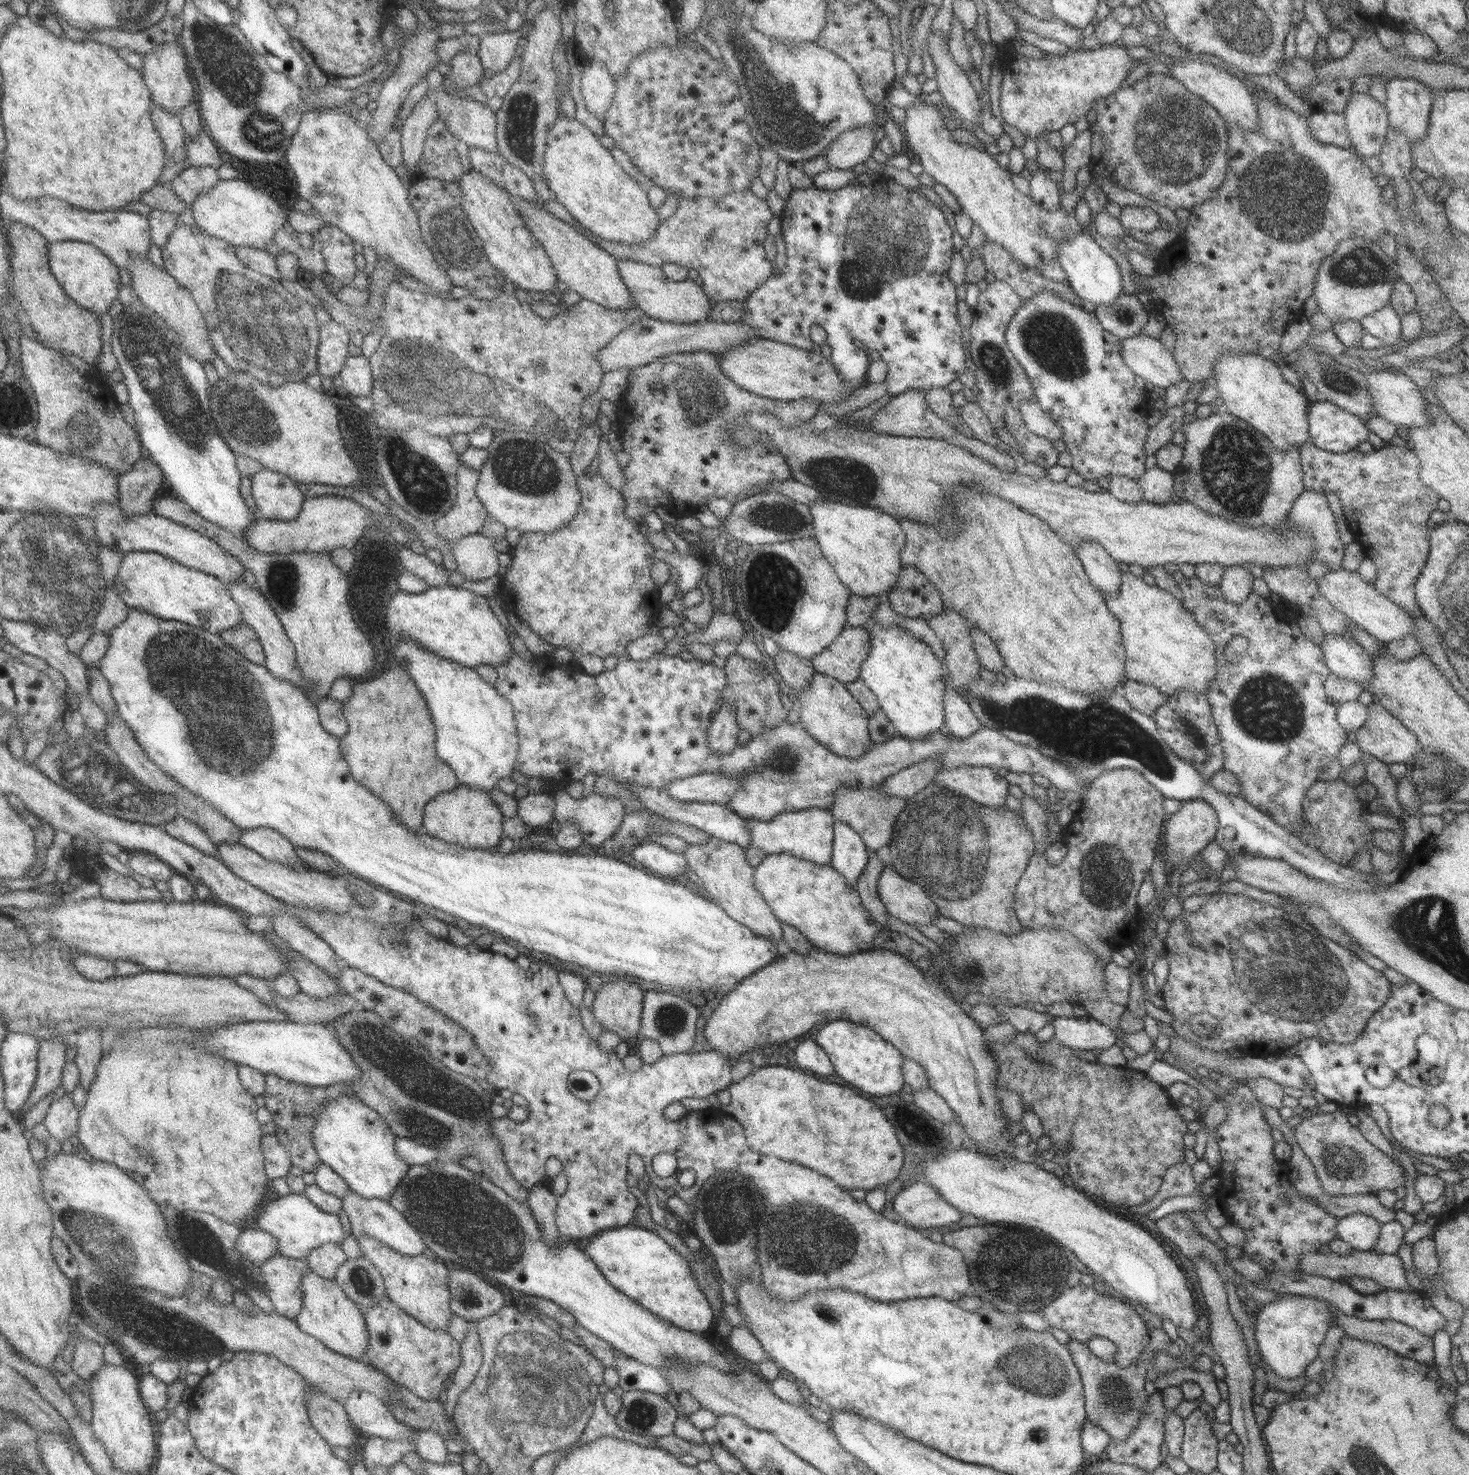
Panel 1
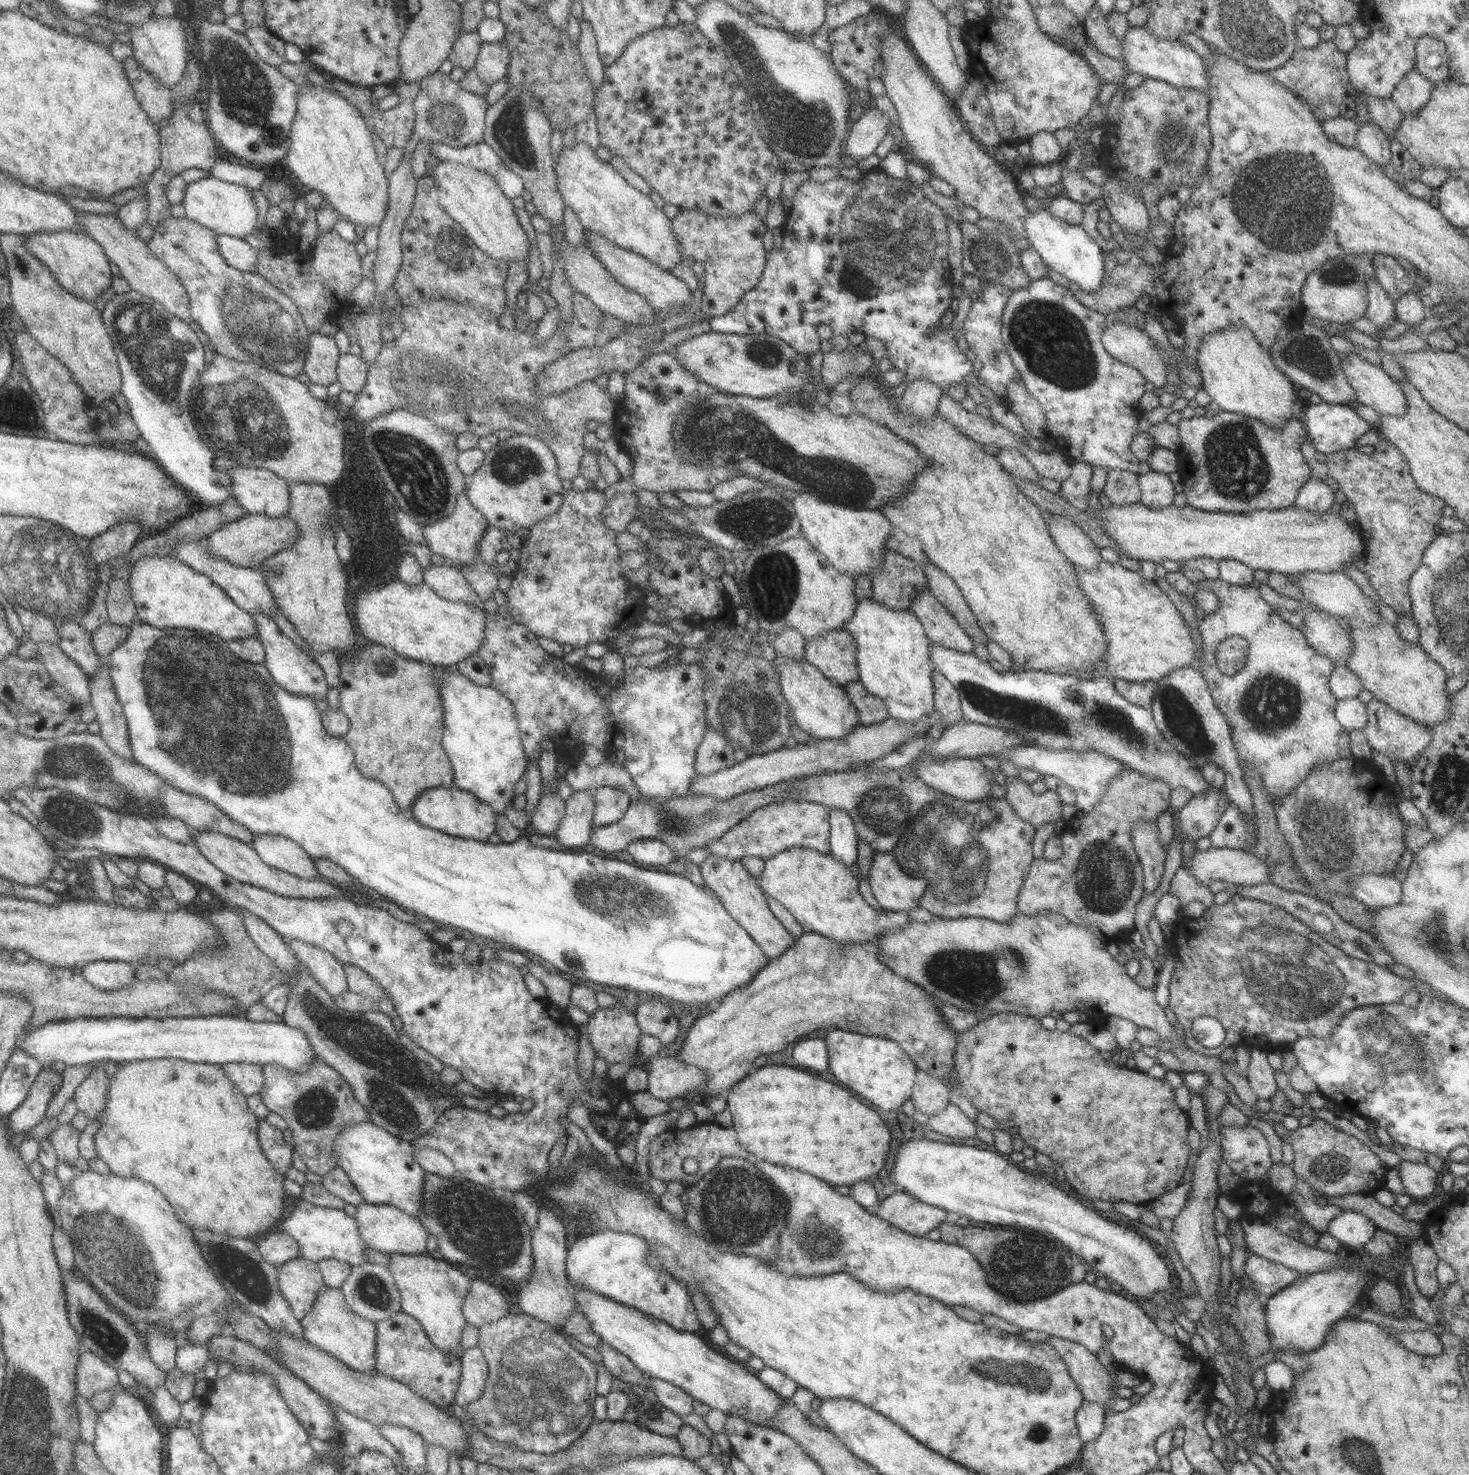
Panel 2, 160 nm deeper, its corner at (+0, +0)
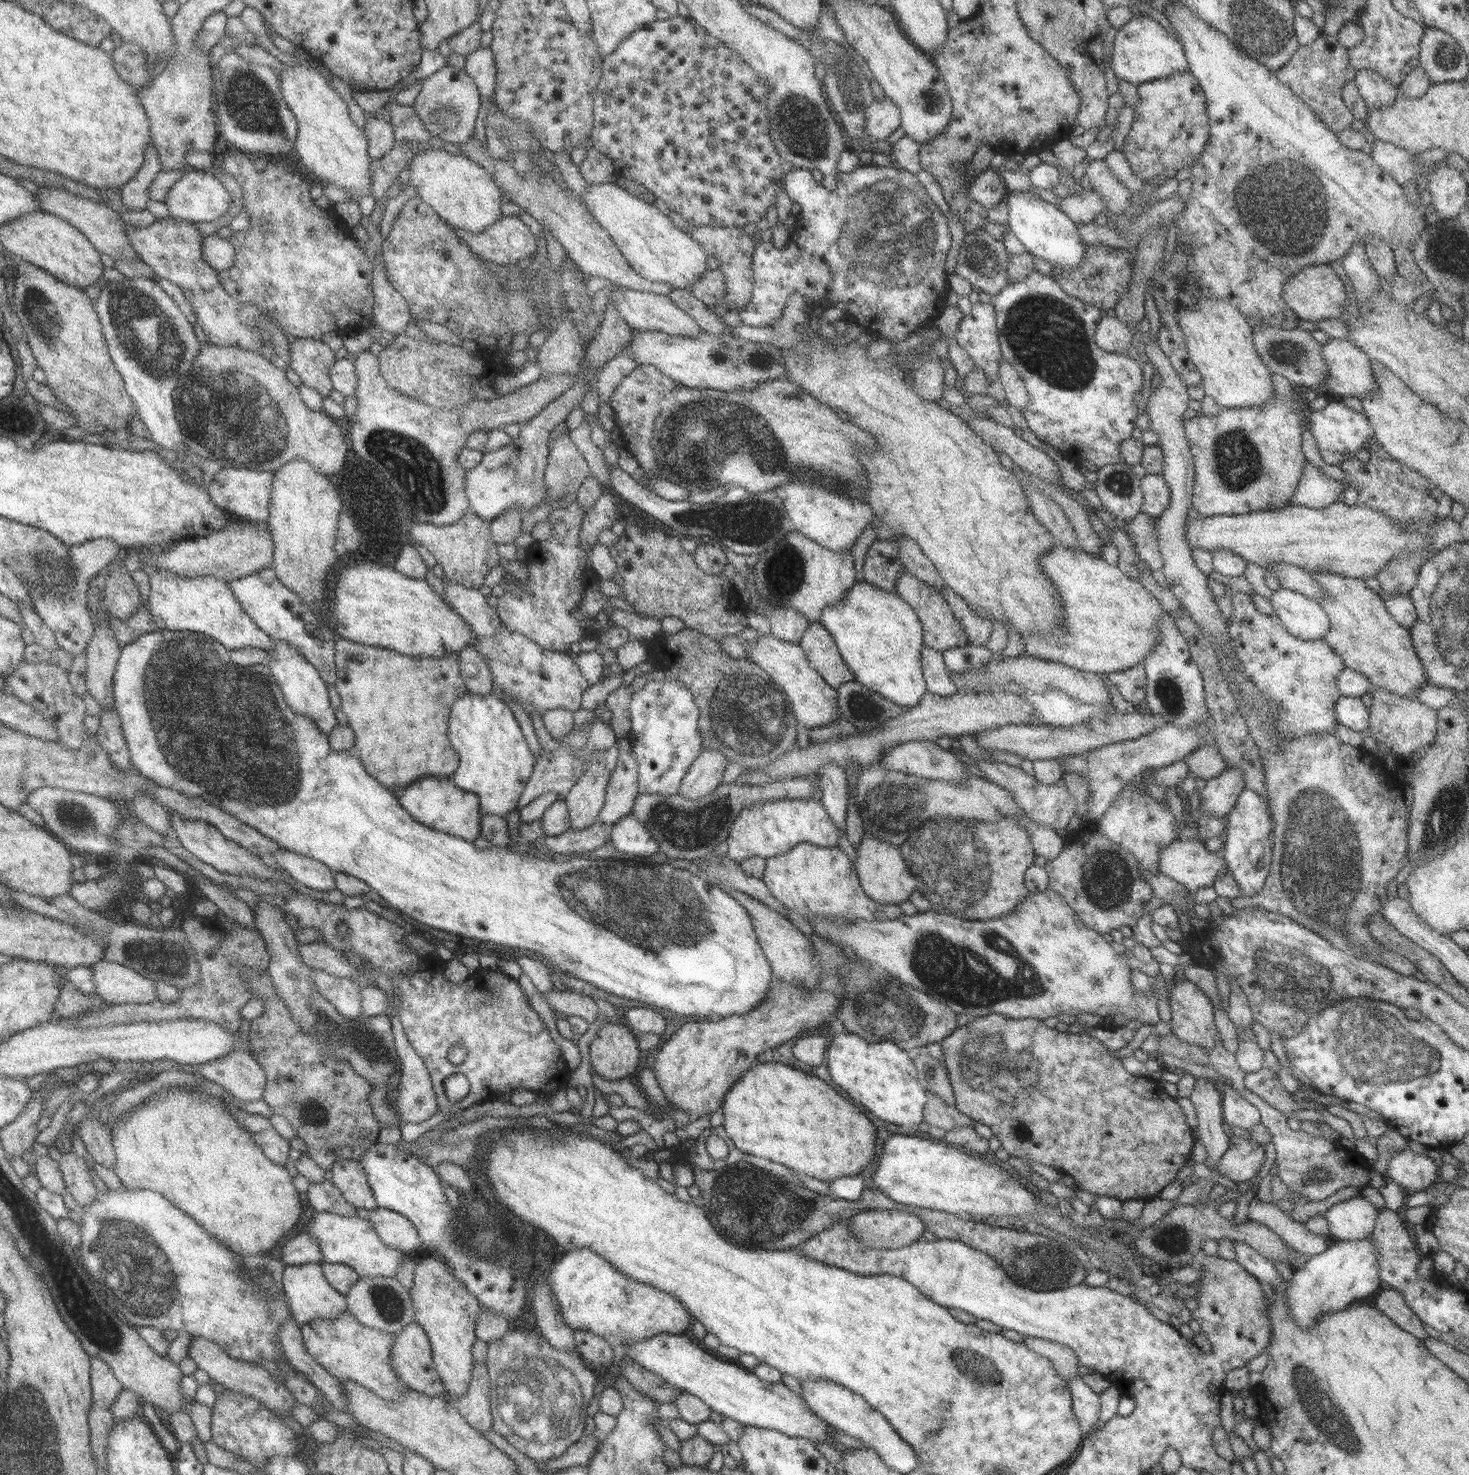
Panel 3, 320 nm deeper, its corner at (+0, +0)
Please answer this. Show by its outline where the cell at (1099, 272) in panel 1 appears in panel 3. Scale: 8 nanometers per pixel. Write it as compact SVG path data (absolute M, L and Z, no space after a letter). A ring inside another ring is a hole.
M1032 188L1025 191L1007 190L1002 201L1007 206L1006 223L1030 254L1046 260L1052 266L1062 266L1068 270L1082 264L1086 256L1086 243L1080 239L1076 223L1062 209L1034 195Z

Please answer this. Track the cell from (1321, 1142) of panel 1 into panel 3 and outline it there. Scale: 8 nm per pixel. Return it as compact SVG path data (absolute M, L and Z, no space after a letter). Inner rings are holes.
M1216 1043L1209 1053L1209 1065L1227 1079L1231 1079L1232 1087L1240 1093L1242 1098L1251 1102L1261 1114L1262 1123L1272 1133L1272 1144L1274 1144L1277 1155L1280 1180L1293 1192L1304 1197L1304 1201L1320 1202L1333 1197L1344 1187L1364 1188L1370 1184L1370 1170L1372 1164L1363 1158L1357 1150L1352 1150L1340 1144L1340 1141L1328 1140L1324 1136L1312 1136L1299 1130L1292 1130L1288 1126L1287 1117L1277 1108L1270 1107L1257 1094L1250 1092L1244 1084L1244 1072L1236 1062L1235 1053L1224 1048L1222 1043Z

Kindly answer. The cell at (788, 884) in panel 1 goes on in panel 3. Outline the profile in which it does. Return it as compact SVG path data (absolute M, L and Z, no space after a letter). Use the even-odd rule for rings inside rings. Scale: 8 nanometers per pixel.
M798 843L785 854L766 859L762 879L770 892L786 908L796 910L808 922L814 915L826 915L835 921L880 921L892 920L902 914L899 905L880 904L864 892L853 863L837 846L821 847L810 843Z

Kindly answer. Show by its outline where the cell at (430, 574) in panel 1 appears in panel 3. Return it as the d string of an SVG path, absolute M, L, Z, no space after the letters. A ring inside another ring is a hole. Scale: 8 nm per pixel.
M445 580L448 604L471 626L478 638L491 638L501 629L501 620L495 607L476 588L464 588Z

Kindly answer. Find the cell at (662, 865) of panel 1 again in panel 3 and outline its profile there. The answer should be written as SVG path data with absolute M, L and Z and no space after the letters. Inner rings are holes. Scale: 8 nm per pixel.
M632 812L613 824L609 838L612 846L622 853L651 856L660 851L652 833L637 820Z

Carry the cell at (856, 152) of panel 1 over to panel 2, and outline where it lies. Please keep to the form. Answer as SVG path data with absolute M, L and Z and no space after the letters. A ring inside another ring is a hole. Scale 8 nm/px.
M873 106L867 108L861 116L849 124L843 145L845 156L853 159L865 159L878 148L889 133L891 118Z

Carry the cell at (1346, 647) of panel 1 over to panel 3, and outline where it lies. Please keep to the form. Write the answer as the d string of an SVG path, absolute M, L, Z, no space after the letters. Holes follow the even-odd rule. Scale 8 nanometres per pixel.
M1277 587L1273 590L1270 603L1273 614L1279 616L1286 630L1302 640L1323 640L1327 628L1330 628L1329 616L1318 600L1302 593Z

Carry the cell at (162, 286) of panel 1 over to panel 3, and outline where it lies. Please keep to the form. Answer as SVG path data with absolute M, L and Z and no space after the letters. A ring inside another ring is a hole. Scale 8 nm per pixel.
M40 184L40 189L41 193L38 194L37 200L39 200L41 210L57 214L81 228L81 231L85 232L86 237L90 238L90 241L100 252L115 260L142 259L140 253L134 249L134 245L128 239L127 222L122 219L122 216L114 208L107 206L104 202L95 202L86 196L68 192L63 187L56 188Z

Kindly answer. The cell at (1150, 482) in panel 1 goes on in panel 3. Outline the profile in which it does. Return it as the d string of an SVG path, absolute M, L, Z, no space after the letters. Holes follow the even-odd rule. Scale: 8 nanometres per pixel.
M1146 474L1141 478L1143 492L1142 513L1159 518L1169 507L1171 490L1162 475Z

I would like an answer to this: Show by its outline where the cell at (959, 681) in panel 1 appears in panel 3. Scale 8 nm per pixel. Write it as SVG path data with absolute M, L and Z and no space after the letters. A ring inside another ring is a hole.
M900 571L895 582L895 592L916 611L923 626L923 643L928 648L944 652L952 647L963 647L968 644L968 637L960 620L954 617L950 606L933 586L927 585L909 571Z

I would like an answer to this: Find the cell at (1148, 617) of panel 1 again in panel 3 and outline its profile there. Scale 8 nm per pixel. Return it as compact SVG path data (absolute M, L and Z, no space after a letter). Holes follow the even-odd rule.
M1055 544L1048 552L1042 553L1039 556L1039 563L1061 598L1065 625L1058 627L1053 635L1045 637L1028 635L1022 642L1025 654L1099 675L1143 664L1145 656L1157 643L1159 637L1157 622L1168 612L1140 580L1132 580L1120 568L1104 561L1102 556L1088 554L1082 549L1071 549L1064 545Z

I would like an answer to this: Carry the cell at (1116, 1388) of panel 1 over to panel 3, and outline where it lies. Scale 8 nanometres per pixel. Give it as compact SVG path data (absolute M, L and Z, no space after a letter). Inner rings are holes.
M1025 1337L1023 1344L1038 1354L1038 1356L1043 1356L1050 1360L1054 1365L1054 1370L1062 1378L1070 1380L1074 1377L1080 1377L1077 1369L1080 1365L1079 1360L1070 1347L1050 1340L1033 1337Z

